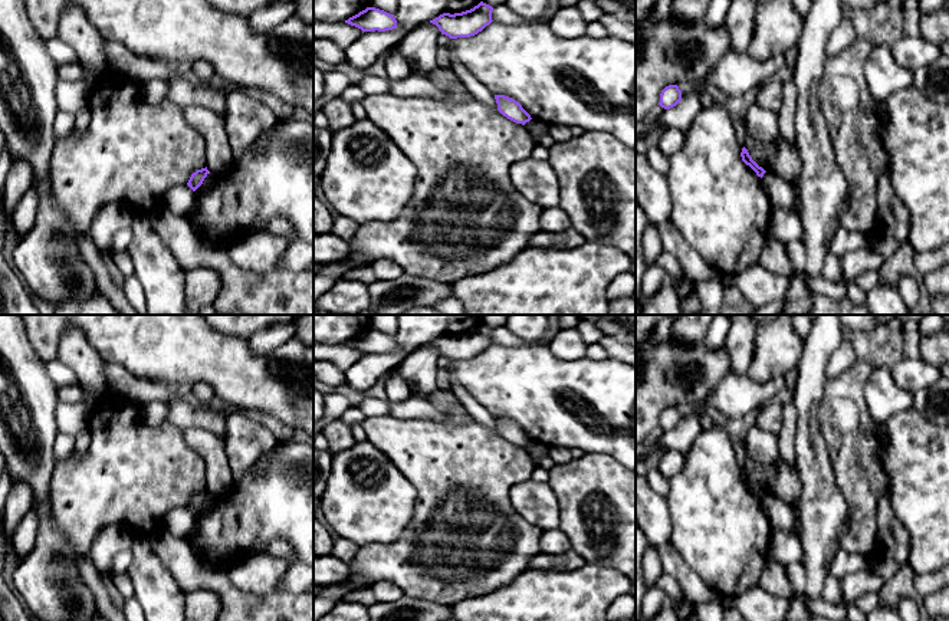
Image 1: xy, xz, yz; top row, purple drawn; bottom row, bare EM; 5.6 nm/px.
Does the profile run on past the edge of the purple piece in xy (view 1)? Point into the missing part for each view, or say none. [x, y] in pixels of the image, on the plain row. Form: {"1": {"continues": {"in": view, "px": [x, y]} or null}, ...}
{"1": {"continues": null}}

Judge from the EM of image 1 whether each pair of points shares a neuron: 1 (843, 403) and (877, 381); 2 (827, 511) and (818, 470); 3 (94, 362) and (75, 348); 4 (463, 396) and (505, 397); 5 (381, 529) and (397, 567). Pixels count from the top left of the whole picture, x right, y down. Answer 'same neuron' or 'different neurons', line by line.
1: different neurons
2: same neuron
3: same neuron
4: different neurons
5: different neurons

